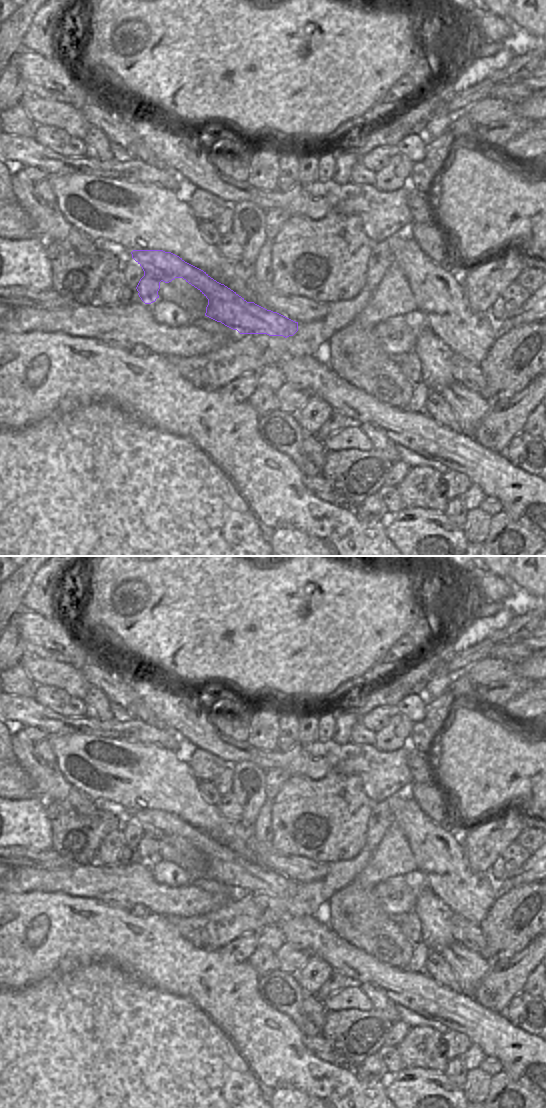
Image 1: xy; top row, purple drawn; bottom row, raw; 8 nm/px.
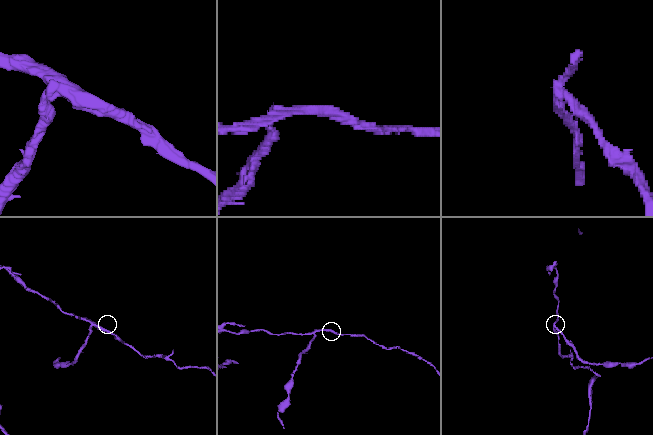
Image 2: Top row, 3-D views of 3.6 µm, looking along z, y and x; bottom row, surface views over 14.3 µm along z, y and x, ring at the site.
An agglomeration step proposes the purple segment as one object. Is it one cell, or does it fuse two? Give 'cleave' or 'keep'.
cleave

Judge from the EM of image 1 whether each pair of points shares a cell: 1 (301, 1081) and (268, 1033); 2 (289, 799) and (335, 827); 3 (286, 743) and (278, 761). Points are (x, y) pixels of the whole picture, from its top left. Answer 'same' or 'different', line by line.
1: same
2: same
3: different

